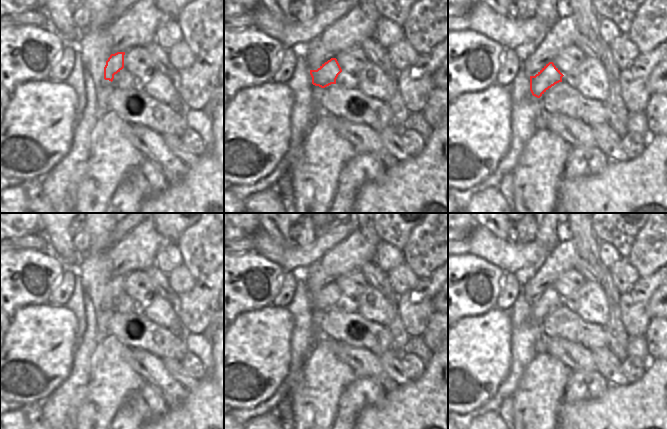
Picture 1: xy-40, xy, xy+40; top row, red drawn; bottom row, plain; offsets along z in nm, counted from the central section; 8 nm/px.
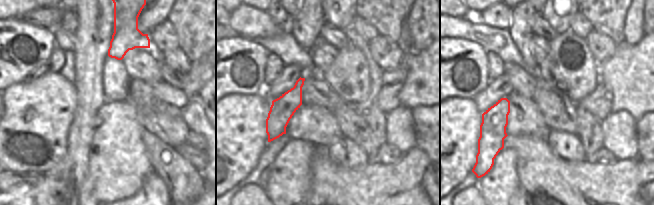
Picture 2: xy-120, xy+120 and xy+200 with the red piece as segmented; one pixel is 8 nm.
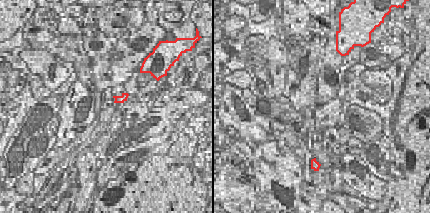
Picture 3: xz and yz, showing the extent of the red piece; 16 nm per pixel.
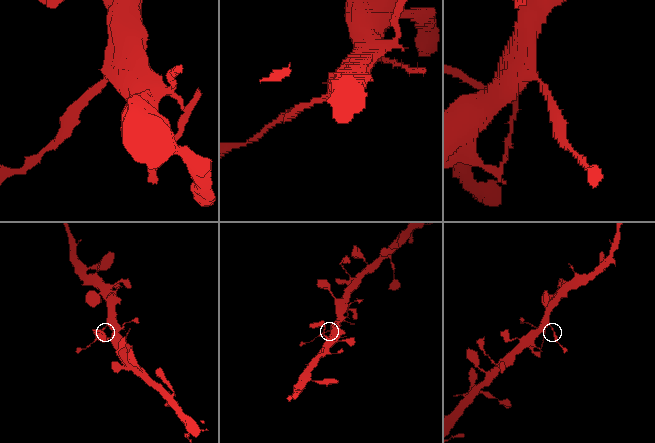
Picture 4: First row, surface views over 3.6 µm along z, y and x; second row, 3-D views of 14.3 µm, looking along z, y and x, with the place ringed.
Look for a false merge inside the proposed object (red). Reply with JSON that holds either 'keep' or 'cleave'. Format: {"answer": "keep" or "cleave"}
{"answer": "keep"}

